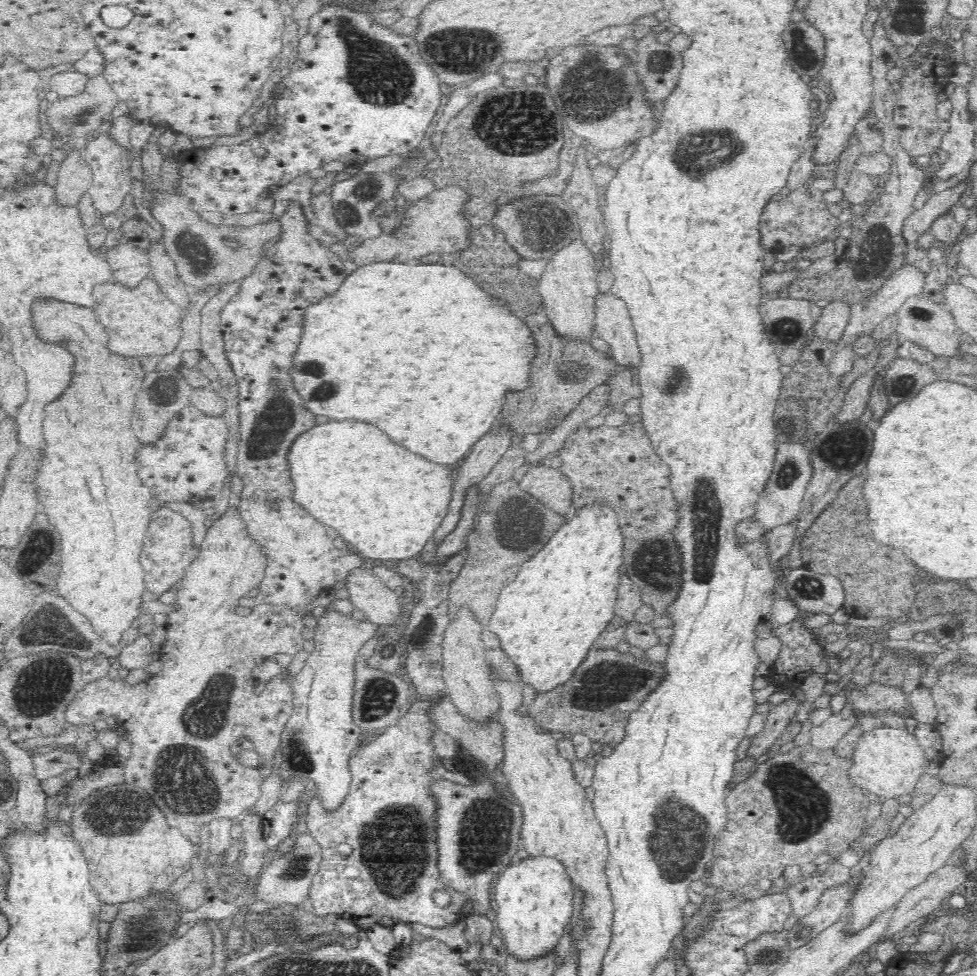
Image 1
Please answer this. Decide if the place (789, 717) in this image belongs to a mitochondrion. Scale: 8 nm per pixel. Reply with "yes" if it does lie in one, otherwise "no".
no

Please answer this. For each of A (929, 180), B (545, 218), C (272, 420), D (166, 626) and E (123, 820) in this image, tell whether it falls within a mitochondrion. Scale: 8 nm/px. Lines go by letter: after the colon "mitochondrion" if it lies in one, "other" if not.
A: other
B: mitochondrion
C: mitochondrion
D: other
E: mitochondrion

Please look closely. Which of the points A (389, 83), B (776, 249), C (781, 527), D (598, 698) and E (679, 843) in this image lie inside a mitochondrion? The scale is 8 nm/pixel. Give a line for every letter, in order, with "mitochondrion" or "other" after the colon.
A: mitochondrion
B: other
C: other
D: other
E: mitochondrion

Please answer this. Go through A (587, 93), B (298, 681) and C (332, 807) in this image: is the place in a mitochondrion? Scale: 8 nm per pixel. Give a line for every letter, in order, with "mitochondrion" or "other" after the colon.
A: mitochondrion
B: other
C: other

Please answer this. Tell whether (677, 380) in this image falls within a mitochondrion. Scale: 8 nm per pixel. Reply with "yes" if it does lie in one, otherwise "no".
yes

